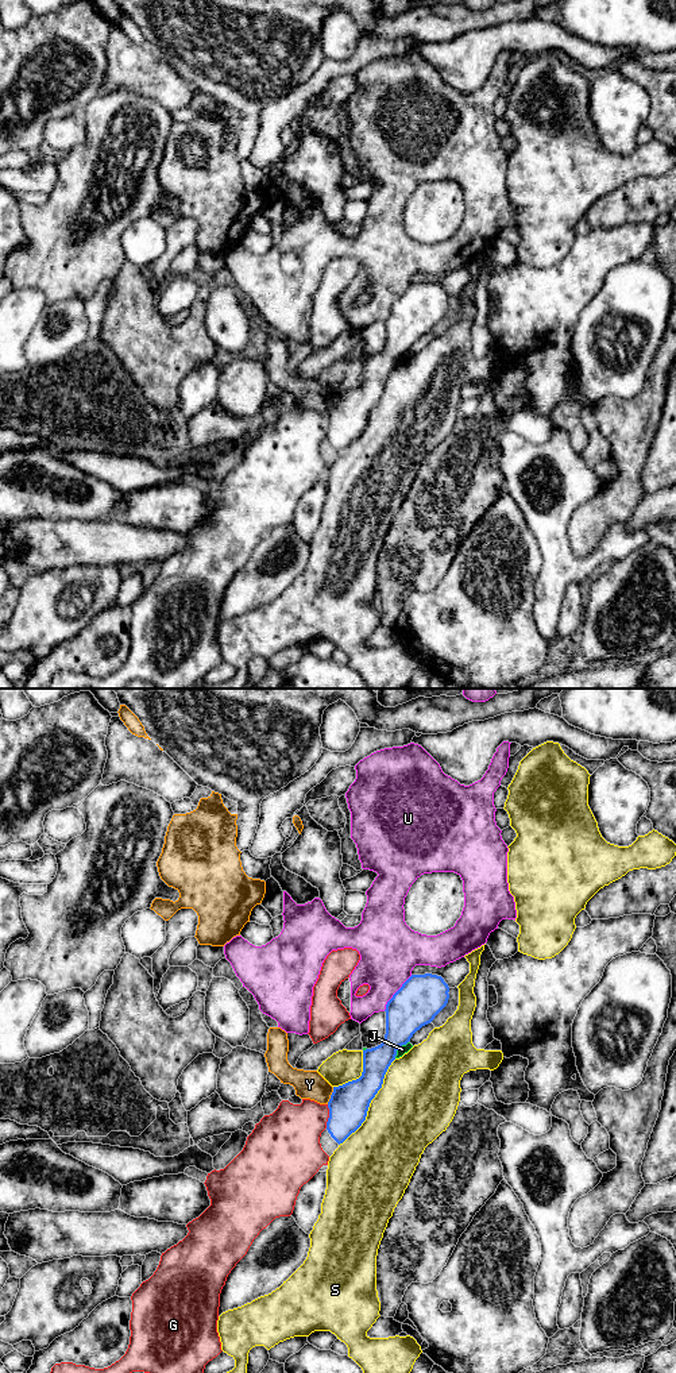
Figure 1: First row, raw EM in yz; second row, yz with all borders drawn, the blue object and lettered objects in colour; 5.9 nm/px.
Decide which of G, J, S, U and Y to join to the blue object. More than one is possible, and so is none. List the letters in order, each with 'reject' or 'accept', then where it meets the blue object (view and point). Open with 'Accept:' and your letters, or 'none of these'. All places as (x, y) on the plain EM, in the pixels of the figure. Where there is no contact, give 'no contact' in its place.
Accept: none of these
G: reject; meets blue in yz at (329, 425)
J: reject; meets blue in yz at (398, 355)
S: reject; meets blue in yz at (370, 411)
U: reject; meets blue in yz at (396, 301)
Y: reject; meets blue in yz at (331, 404)

